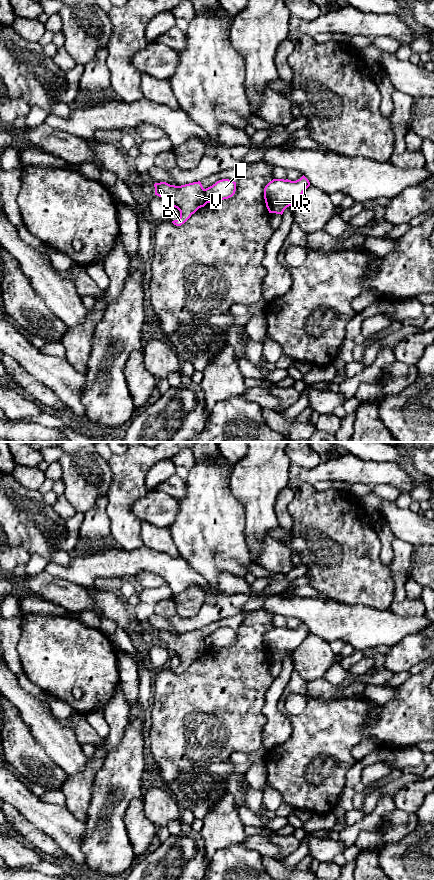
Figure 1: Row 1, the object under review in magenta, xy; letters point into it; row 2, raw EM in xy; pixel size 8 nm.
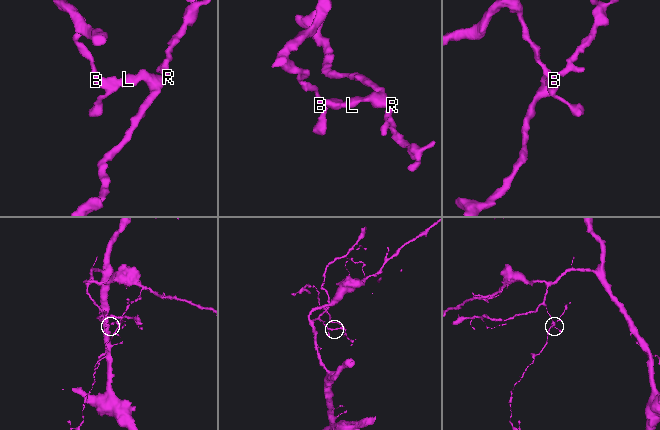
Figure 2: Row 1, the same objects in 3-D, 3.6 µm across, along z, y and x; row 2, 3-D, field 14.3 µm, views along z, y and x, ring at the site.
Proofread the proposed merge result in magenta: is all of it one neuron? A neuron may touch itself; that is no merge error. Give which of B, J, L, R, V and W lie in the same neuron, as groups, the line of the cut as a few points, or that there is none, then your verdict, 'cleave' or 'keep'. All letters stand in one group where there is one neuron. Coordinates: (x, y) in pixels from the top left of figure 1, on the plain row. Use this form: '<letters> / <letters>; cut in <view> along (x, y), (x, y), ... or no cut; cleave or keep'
B J V / L R W; cut in xy along (204, 637), (204, 643), (208, 650); cleave

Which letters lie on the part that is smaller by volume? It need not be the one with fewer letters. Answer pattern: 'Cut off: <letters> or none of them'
Cut off: L, R, W

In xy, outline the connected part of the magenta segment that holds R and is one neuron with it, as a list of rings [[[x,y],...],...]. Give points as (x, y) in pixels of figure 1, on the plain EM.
[[[304,623],[296,629],[288,627],[270,629],[264,636],[264,647],[269,661],[282,663],[284,658],[293,653],[309,634],[310,630]]]

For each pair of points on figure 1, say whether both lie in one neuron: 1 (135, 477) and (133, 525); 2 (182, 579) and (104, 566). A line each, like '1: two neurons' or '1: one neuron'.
1: one neuron
2: one neuron

